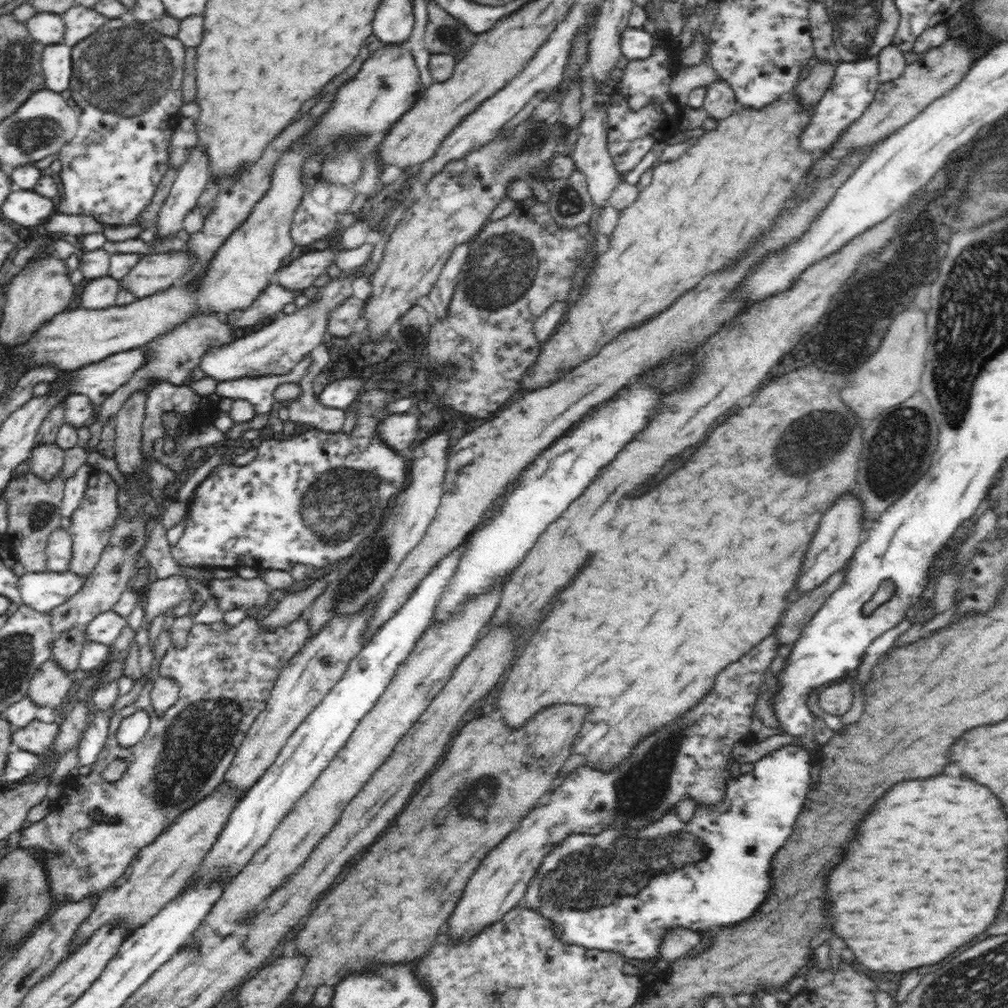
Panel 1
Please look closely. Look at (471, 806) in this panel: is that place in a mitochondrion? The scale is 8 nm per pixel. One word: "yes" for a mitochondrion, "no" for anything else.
yes

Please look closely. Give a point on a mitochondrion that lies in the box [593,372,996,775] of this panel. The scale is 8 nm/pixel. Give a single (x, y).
(898, 451)

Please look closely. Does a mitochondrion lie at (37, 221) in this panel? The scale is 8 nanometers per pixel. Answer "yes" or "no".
no

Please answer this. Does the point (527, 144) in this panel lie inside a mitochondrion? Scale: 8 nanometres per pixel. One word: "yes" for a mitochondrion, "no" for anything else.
yes

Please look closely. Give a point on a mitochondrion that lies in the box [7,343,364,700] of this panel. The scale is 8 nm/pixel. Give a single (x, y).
(42, 514)

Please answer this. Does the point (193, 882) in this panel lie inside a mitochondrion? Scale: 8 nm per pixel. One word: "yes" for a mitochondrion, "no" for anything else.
no

